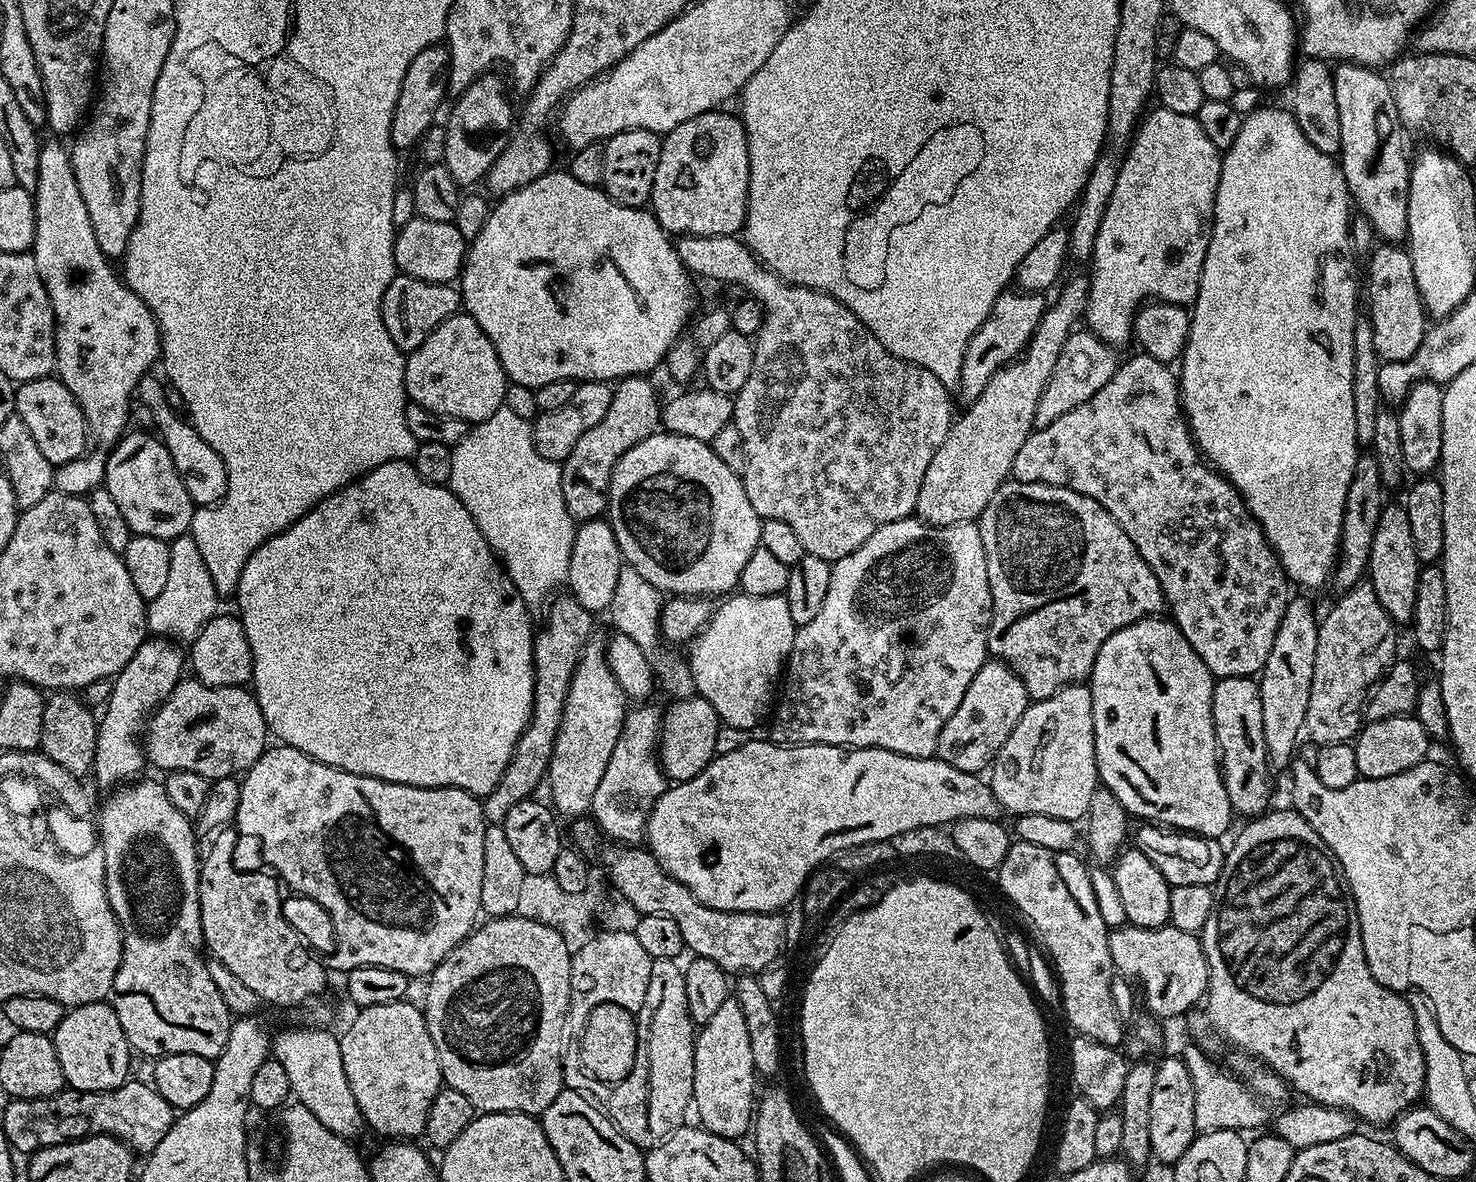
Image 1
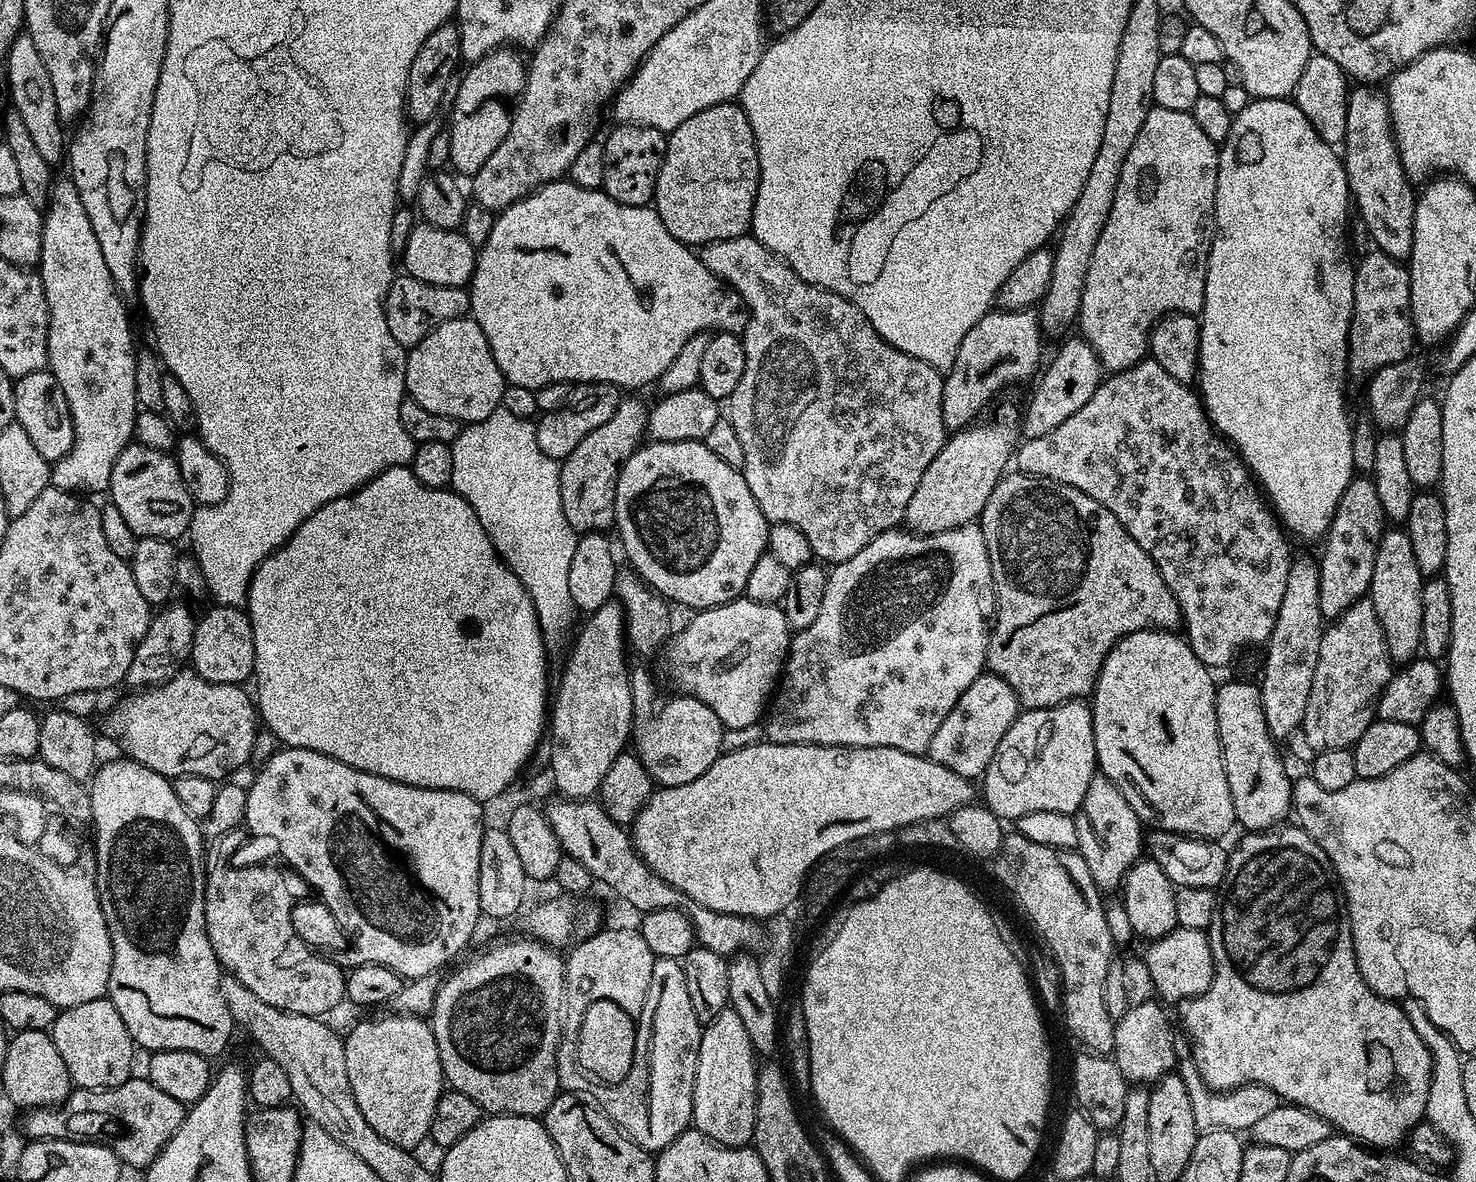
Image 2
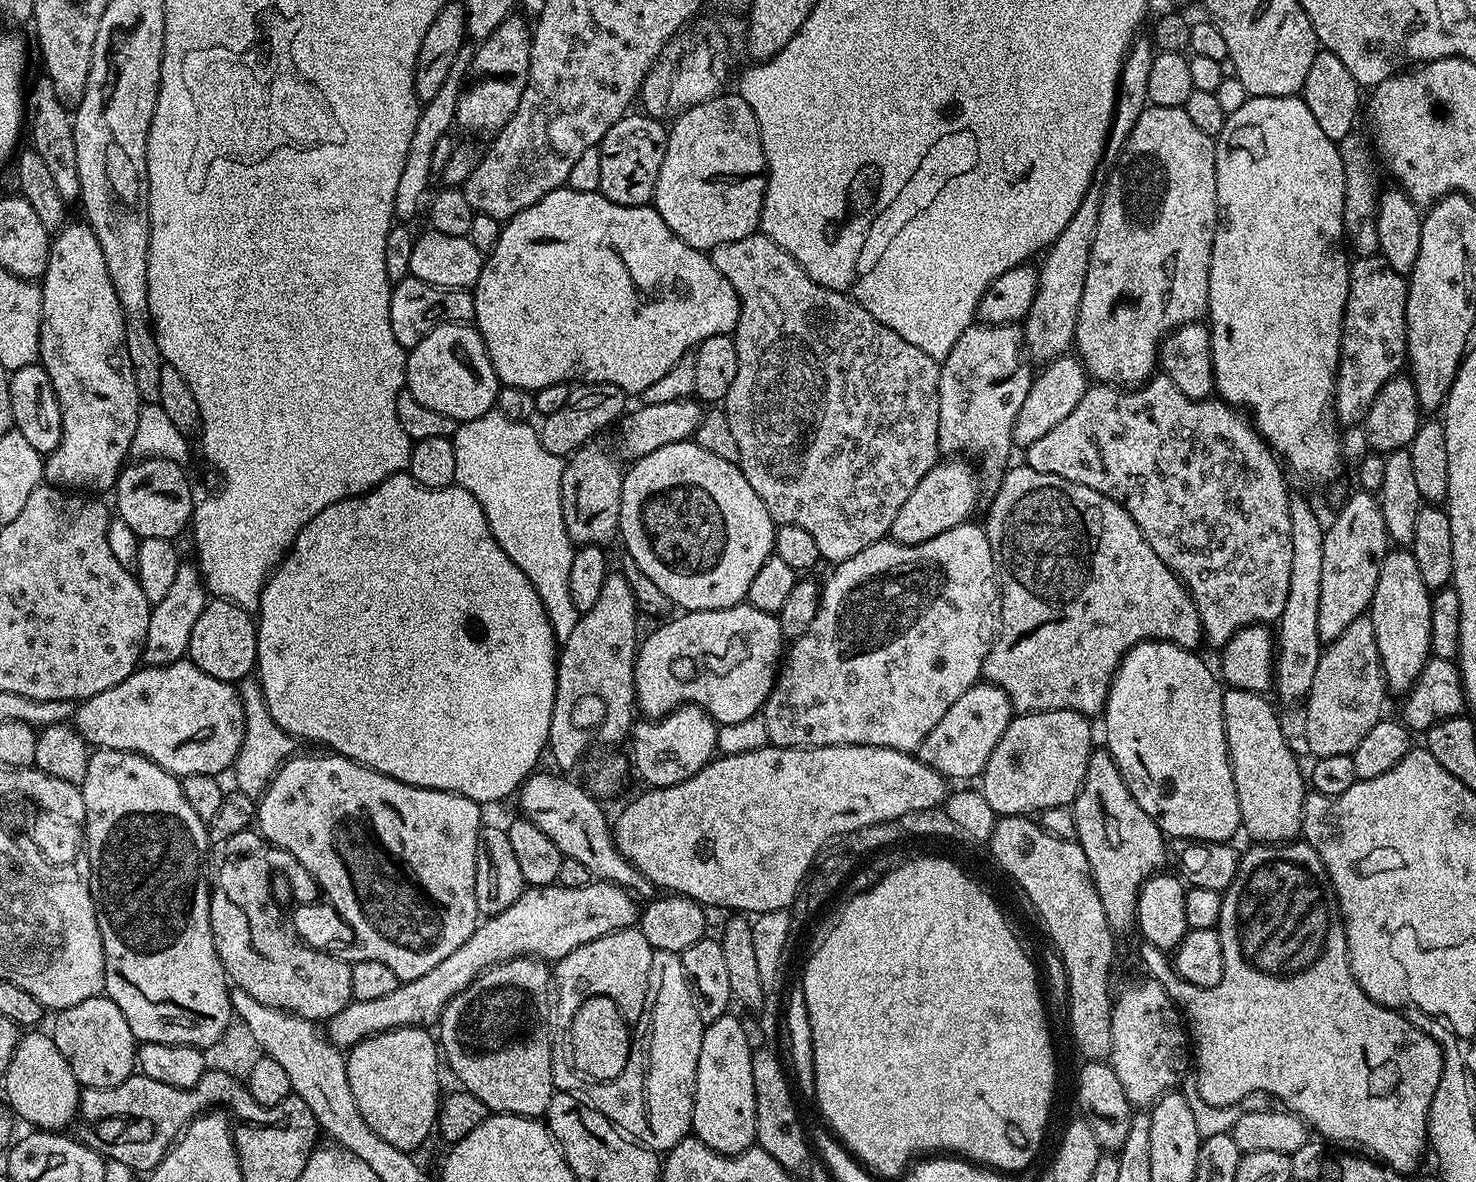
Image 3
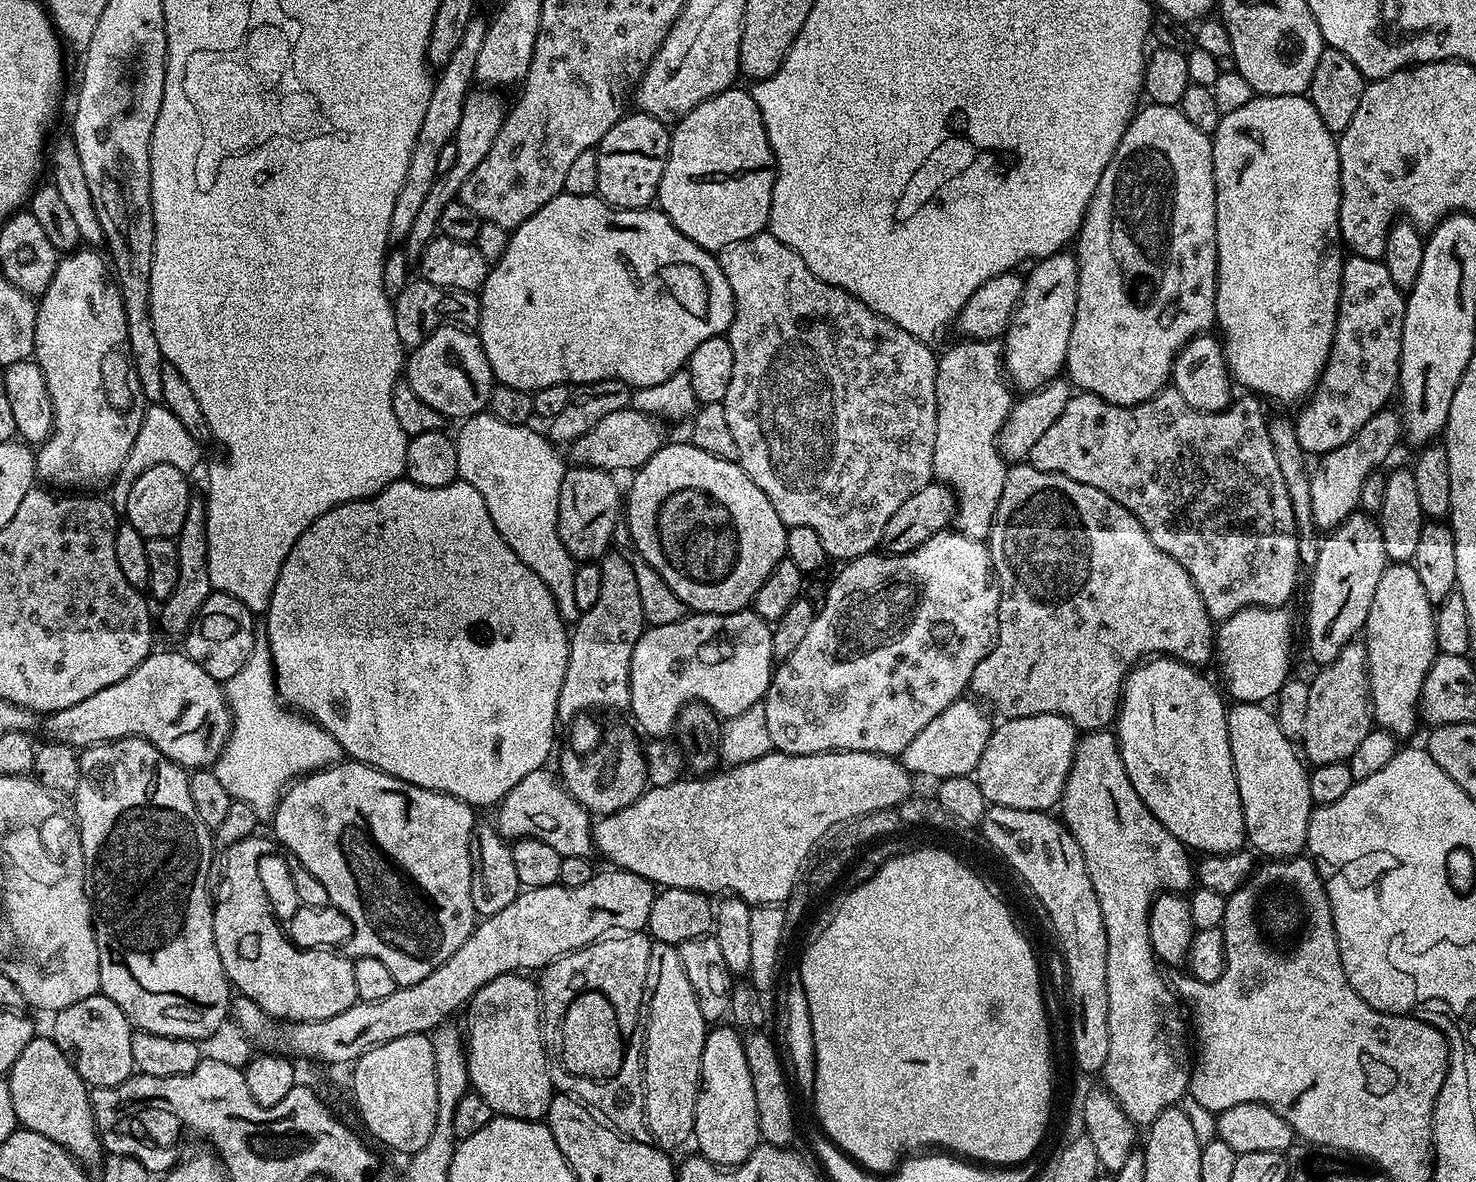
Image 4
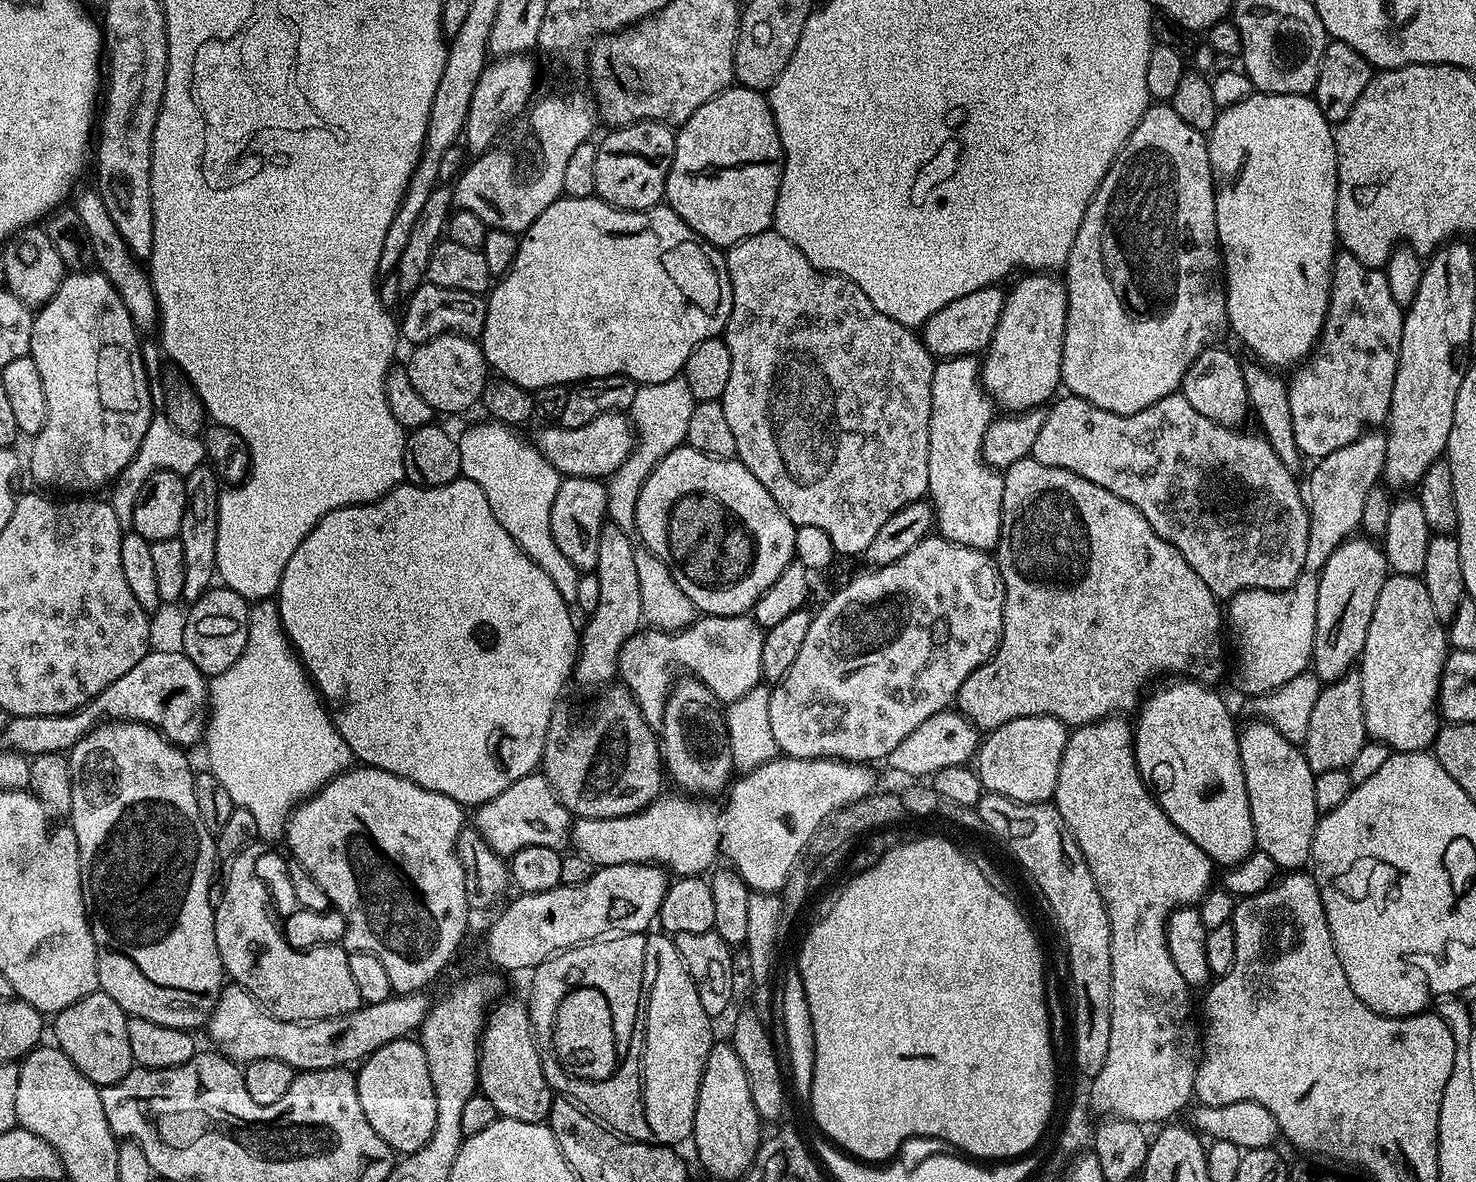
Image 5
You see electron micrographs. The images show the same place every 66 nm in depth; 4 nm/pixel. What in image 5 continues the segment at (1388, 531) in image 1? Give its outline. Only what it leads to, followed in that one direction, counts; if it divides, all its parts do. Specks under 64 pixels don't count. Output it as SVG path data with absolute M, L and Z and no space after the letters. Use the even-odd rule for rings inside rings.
M1389 575L1388 581L1382 586L1382 594L1378 594L1378 602L1374 606L1374 618L1370 618L1370 630L1366 630L1366 646L1358 661L1358 675L1362 686L1362 710L1369 737L1385 744L1392 752L1422 752L1431 749L1436 743L1436 735L1442 727L1442 717L1438 711L1438 697L1440 695L1440 679L1444 669L1444 660L1448 656L1450 645L1445 625L1434 614L1434 606L1430 606L1430 594L1426 590L1420 576Z

